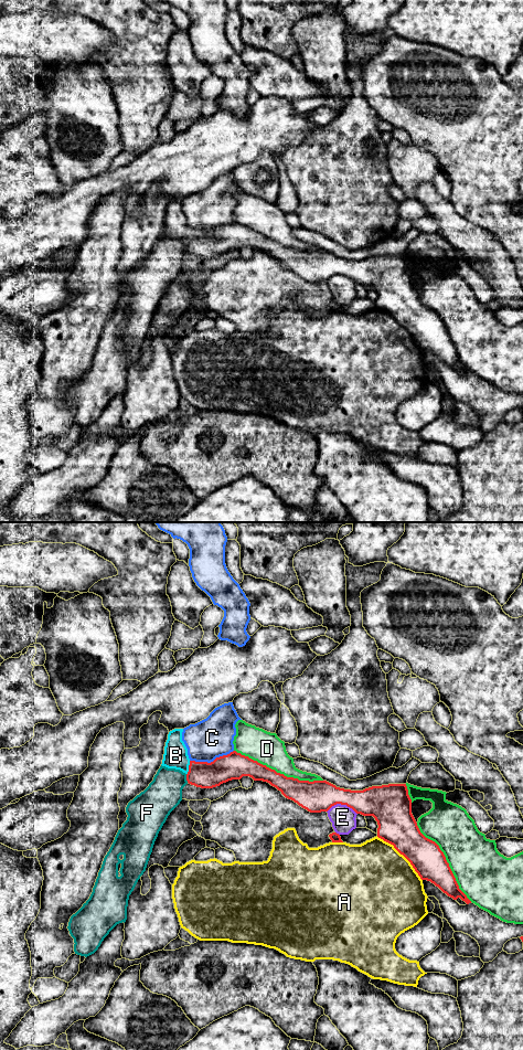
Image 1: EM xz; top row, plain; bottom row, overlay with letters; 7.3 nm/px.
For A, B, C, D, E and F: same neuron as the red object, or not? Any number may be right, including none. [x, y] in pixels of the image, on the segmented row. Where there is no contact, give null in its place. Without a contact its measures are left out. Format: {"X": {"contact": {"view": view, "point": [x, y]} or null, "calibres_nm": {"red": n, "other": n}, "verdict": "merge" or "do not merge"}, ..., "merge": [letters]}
{"A": {"contact": {"view": "xz", "point": [402, 854]}, "calibres_nm": {"red": 280, "other": 480}, "verdict": "do not merge"}, "B": {"contact": {"view": "xz", "point": [189, 767]}, "calibres_nm": {"red": 190, "other": 180}, "verdict": "merge"}, "C": {"contact": {"view": "xz", "point": [211, 762]}, "calibres_nm": {"red": 190, "other": 300}, "verdict": "do not merge"}, "D": {"contact": {"view": "xz", "point": [278, 773]}, "calibres_nm": {"red": 190, "other": 240}, "verdict": "do not merge"}, "E": {"contact": {"view": "xz", "point": [342, 804]}, "calibres_nm": {"red": 240, "other": 180}, "verdict": "do not merge"}, "F": {"contact": {"view": "xz", "point": [187, 778]}, "calibres_nm": {"red": 190, "other": 260}, "verdict": "do not merge"}, "merge": ["B"]}

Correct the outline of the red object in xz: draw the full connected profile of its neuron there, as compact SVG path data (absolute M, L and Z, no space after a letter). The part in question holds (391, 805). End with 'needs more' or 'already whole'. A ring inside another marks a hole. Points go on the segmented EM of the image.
M174 729L169 732L161 765L185 773L189 784L201 788L213 788L228 781L249 776L254 781L269 783L280 791L286 798L293 800L310 813L328 812L332 806L341 804L352 808L356 814L373 816L378 825L377 837L393 845L394 848L410 862L421 880L430 881L453 900L460 898L467 904L471 903L467 895L459 889L456 878L439 846L420 832L412 814L412 799L408 795L406 784L372 786L363 791L344 789L327 781L309 782L287 777L236 751L216 757L211 763L195 762L189 759L188 749L182 741L182 732L183 729Z | needs more

